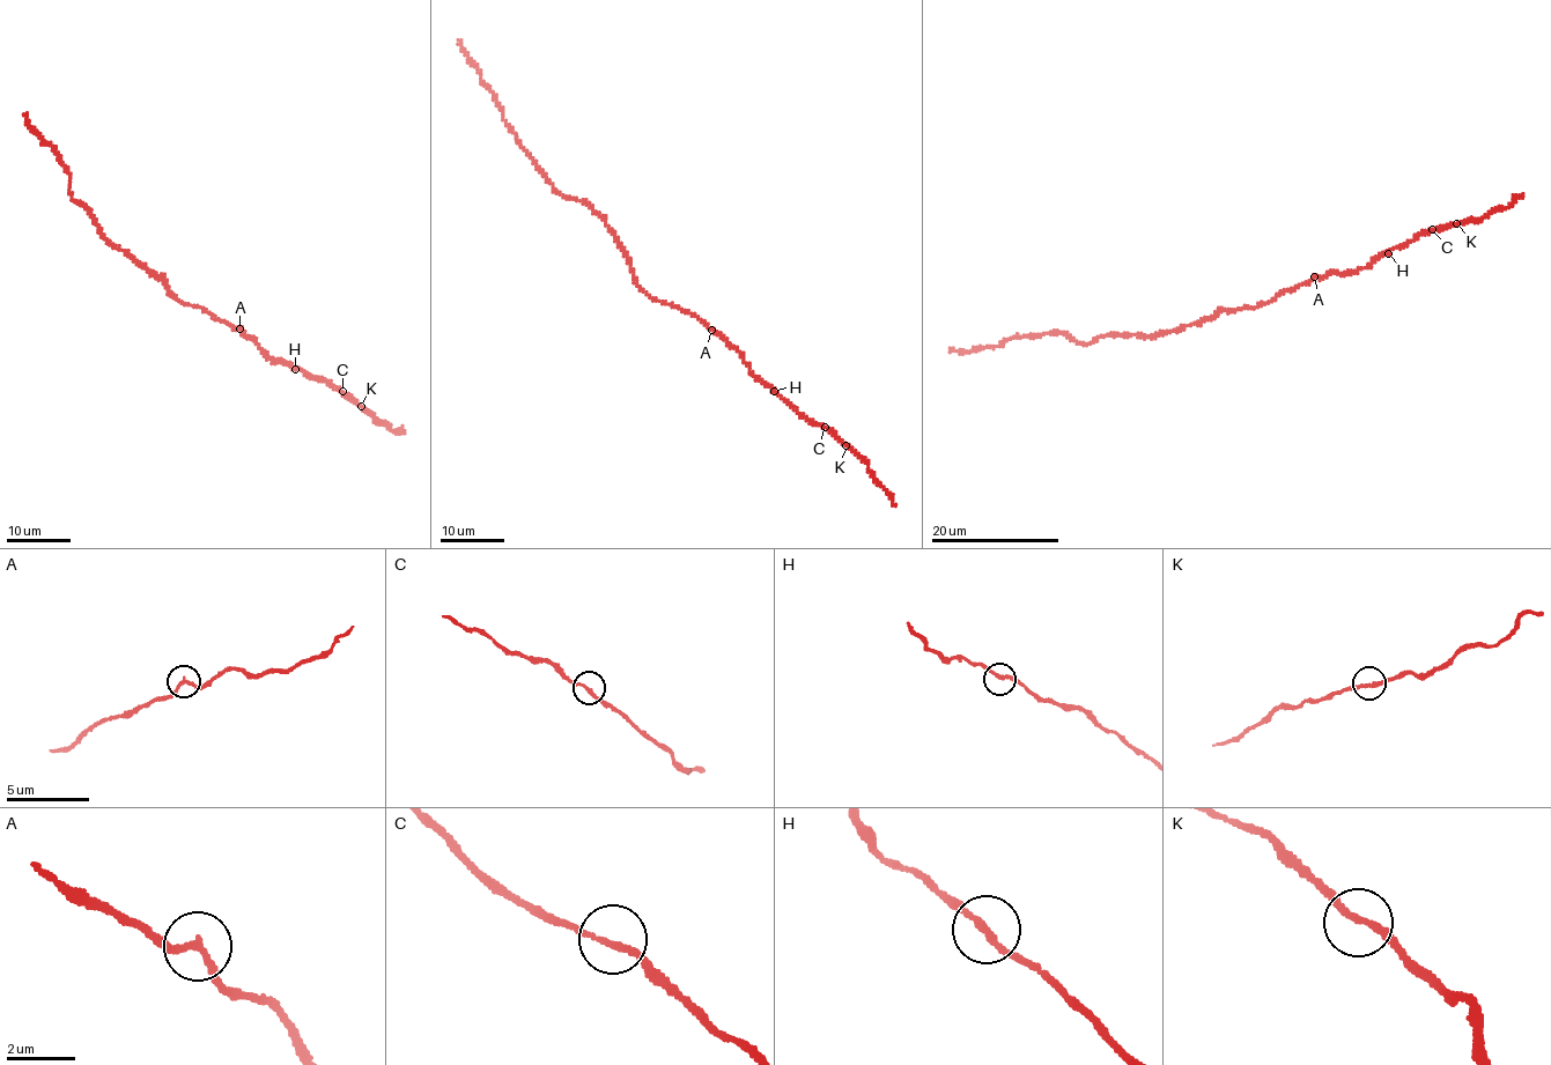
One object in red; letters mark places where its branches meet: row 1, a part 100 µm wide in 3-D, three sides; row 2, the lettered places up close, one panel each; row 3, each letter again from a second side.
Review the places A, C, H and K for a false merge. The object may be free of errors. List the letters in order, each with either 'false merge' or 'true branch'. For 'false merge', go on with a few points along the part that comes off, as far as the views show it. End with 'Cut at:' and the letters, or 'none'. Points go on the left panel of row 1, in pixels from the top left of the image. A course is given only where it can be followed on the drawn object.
A: true branch
C: true branch
H: true branch
K: true branch
Cut at: none

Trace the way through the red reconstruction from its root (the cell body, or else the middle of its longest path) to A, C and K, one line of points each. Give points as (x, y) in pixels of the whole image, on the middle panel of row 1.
A: (637, 285), (655, 298), (687, 310), (711, 330)
C: (637, 285), (655, 298), (687, 310), (703, 320), (739, 353), (755, 377), (804, 416), (825, 427)
K: (637, 285), (655, 298), (687, 310), (703, 320), (739, 353), (755, 377), (846, 445)

